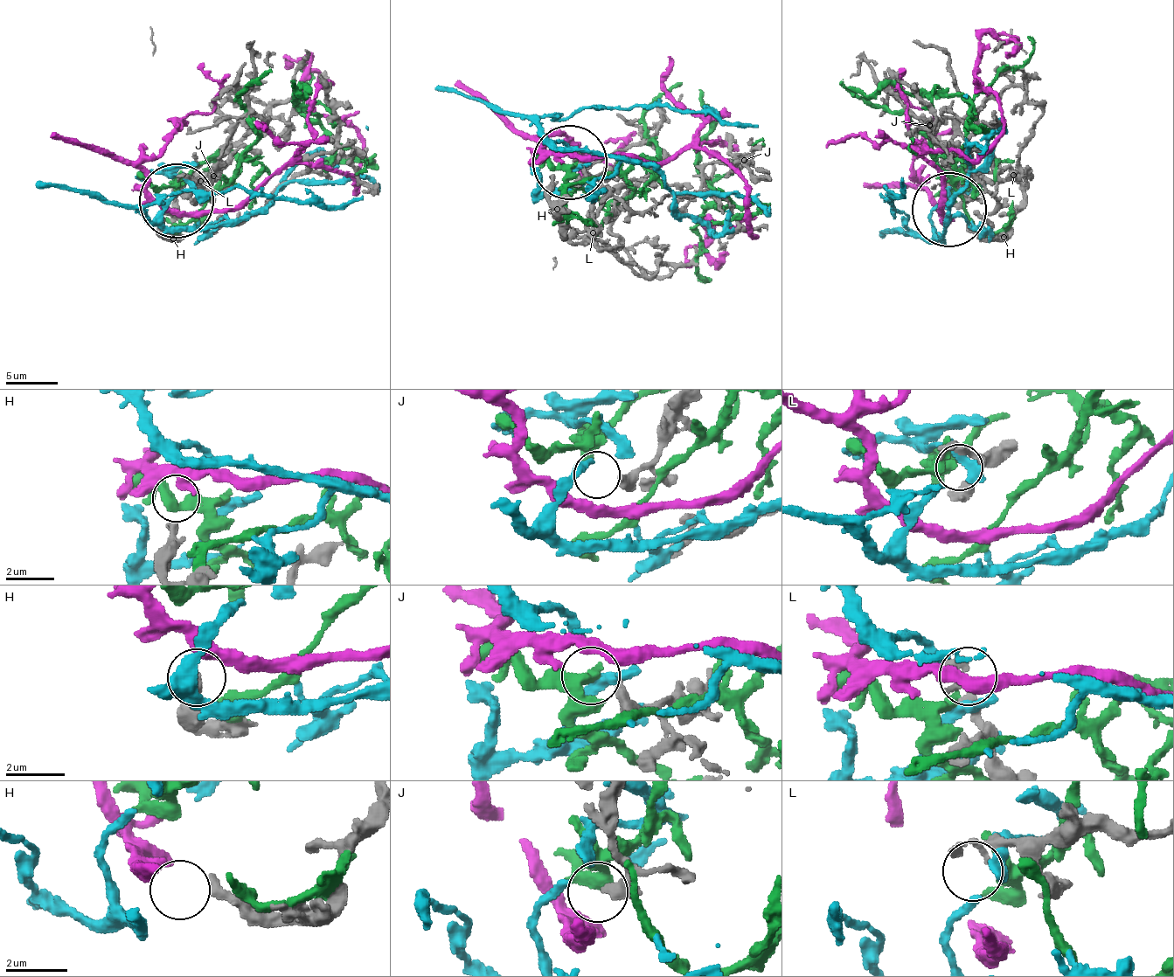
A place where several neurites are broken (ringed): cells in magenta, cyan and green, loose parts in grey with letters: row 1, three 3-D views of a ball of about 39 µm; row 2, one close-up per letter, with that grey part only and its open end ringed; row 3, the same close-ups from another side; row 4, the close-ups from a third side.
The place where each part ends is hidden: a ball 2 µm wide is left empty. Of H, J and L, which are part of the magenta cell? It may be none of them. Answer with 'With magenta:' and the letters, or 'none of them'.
With magenta: none of them

